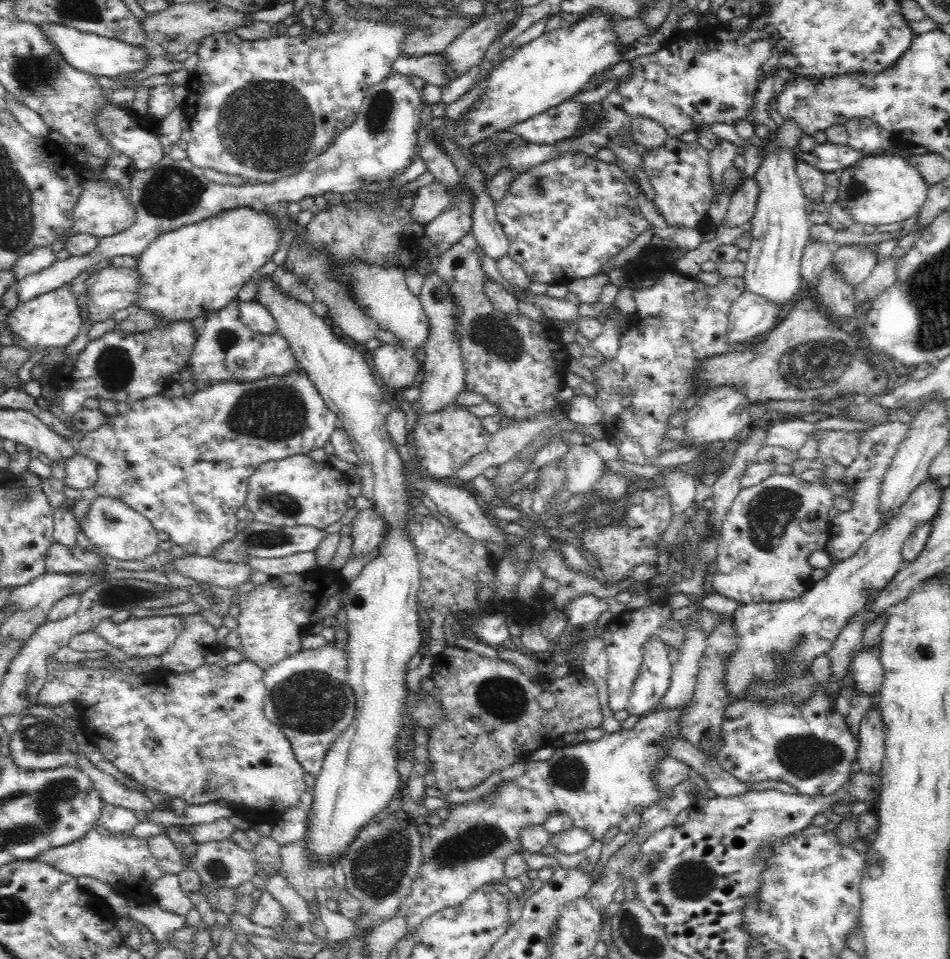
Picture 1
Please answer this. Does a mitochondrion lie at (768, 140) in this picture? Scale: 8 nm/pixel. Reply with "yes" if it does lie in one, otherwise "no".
no

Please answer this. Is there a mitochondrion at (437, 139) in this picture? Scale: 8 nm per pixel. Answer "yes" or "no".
no

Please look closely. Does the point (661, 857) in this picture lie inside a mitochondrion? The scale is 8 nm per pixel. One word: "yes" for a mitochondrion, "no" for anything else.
no

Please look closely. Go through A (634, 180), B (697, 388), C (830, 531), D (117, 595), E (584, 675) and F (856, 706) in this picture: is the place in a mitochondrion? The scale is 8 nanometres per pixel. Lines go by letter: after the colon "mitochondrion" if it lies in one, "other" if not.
A: other
B: other
C: other
D: mitochondrion
E: other
F: other

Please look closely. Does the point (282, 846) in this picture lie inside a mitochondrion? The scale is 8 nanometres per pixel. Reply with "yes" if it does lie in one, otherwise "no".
no

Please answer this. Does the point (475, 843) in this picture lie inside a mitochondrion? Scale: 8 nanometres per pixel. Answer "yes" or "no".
yes

